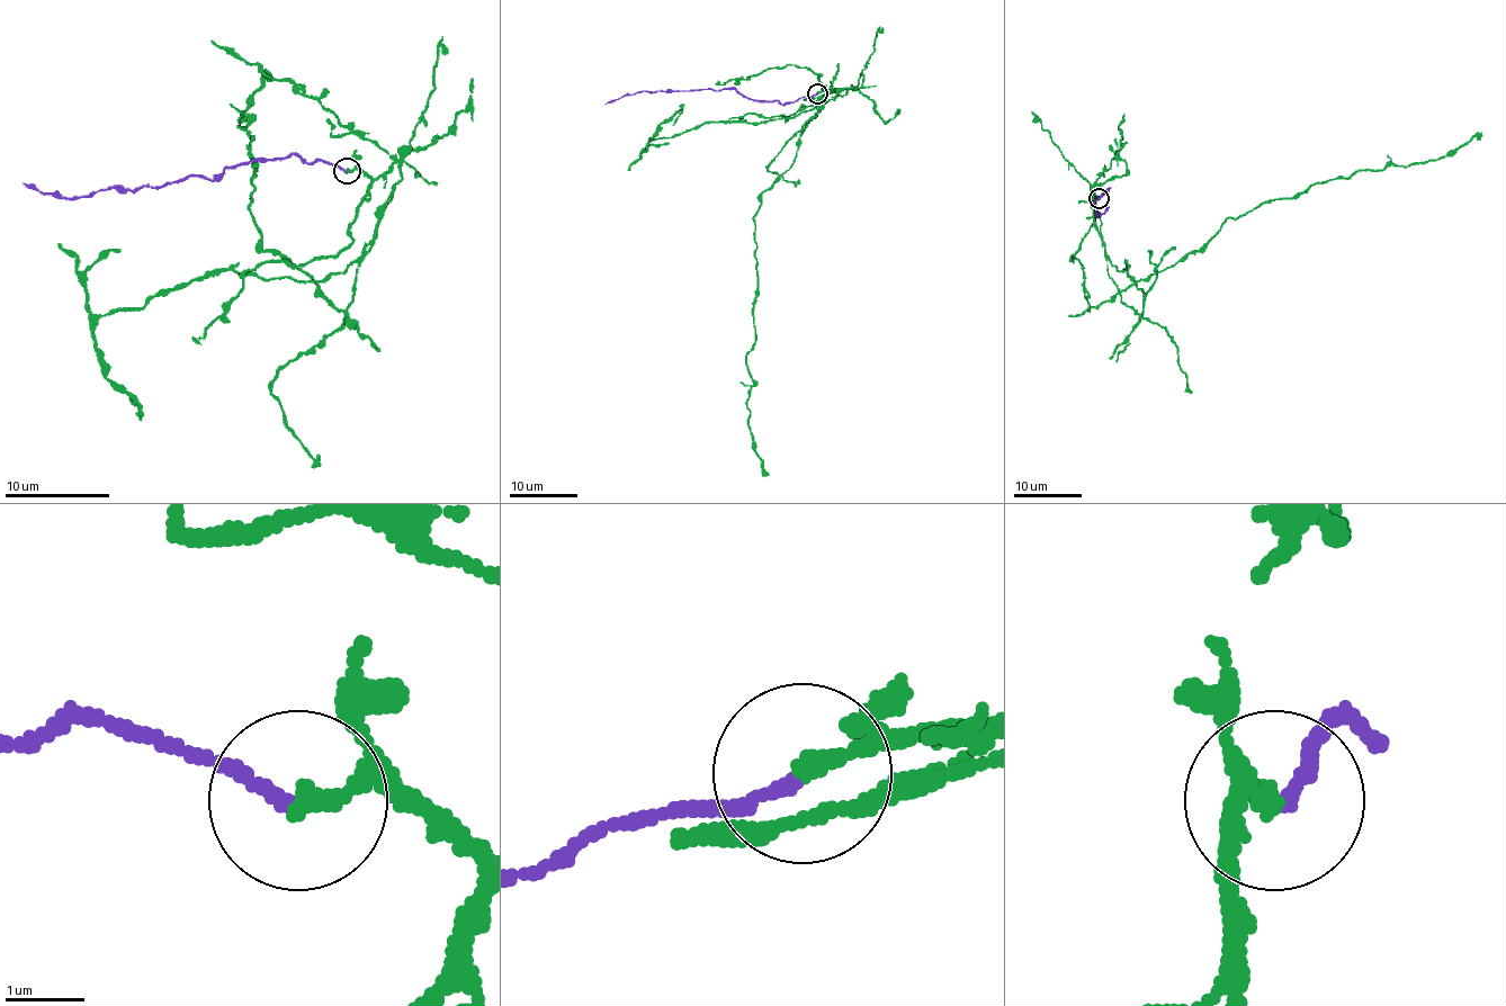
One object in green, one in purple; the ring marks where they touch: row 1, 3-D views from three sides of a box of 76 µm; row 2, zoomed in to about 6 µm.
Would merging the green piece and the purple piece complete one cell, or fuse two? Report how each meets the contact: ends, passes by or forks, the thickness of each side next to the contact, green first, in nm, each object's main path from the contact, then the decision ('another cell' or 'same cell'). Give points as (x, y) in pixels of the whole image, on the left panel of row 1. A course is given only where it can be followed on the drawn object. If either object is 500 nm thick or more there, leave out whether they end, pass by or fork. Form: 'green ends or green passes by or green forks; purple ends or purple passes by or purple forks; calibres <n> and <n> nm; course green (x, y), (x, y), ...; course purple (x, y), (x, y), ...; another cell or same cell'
green ends; purple ends; calibres 240 and 160 nm; course green (348, 171), (394, 163), (400, 181), (340, 310), (261, 246), (251, 216), (253, 140), (238, 127), (267, 70); course purple (348, 171), (290, 153), (212, 179), (71, 197), (24, 181); another cell

